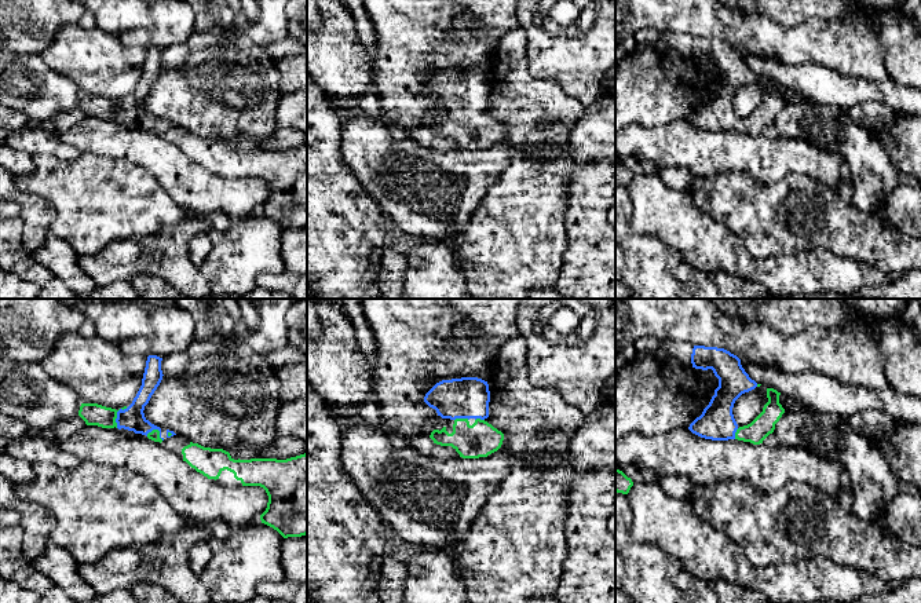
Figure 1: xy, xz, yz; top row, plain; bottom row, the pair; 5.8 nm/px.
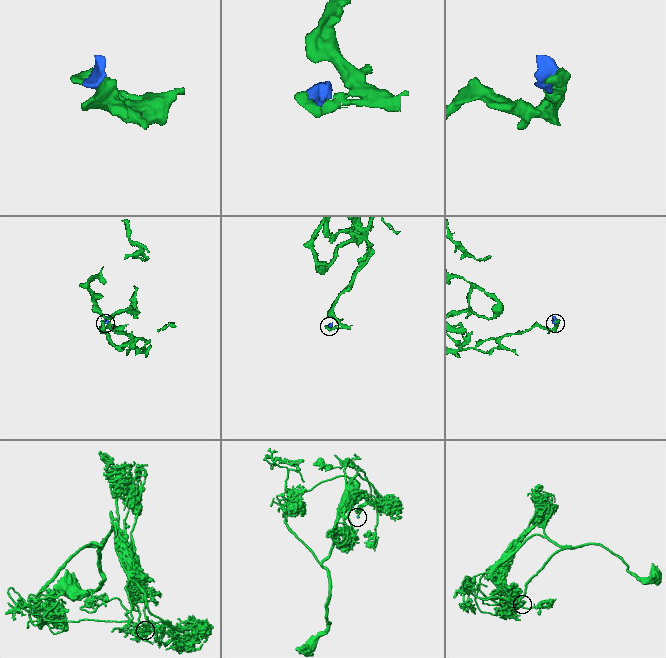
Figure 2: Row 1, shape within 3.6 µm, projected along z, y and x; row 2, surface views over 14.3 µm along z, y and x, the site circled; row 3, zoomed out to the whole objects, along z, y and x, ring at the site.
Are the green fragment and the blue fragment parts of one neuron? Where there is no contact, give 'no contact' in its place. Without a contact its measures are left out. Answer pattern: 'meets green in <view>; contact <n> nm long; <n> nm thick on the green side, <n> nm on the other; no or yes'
meets green in xy; contact 140 nm long; 130 nm thick on the green side, 140 nm on the other; yes

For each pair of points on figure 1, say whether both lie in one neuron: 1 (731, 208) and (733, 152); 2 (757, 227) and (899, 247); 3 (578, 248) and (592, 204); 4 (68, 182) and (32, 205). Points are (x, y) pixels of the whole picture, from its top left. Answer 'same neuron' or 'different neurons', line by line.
1: different neurons
2: same neuron
3: same neuron
4: different neurons

